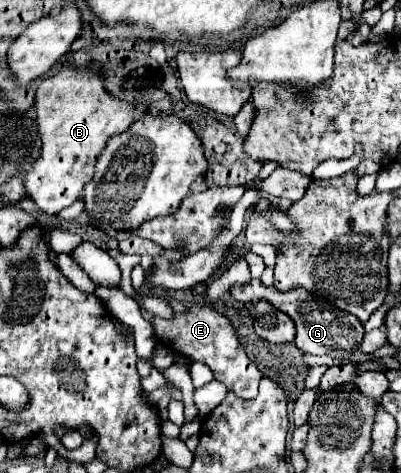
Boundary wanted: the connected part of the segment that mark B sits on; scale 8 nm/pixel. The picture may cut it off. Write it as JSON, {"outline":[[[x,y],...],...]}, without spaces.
{"outline":[[[93,62],[93,68],[63,68],[55,76],[43,78],[35,94],[35,108],[41,154],[25,176],[25,188],[27,196],[47,216],[57,216],[63,208],[81,200],[85,182],[93,178],[97,156],[107,140],[133,124],[135,104],[125,104],[123,100],[113,98],[103,88],[103,76]]]}

